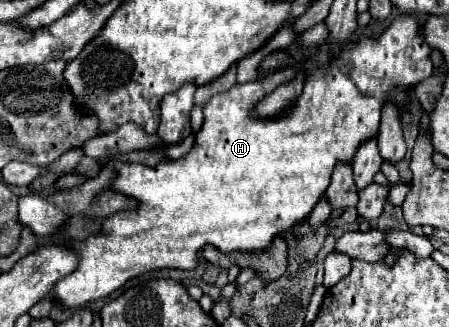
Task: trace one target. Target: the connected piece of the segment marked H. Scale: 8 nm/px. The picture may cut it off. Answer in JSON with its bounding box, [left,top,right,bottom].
[19,16,433,308]

